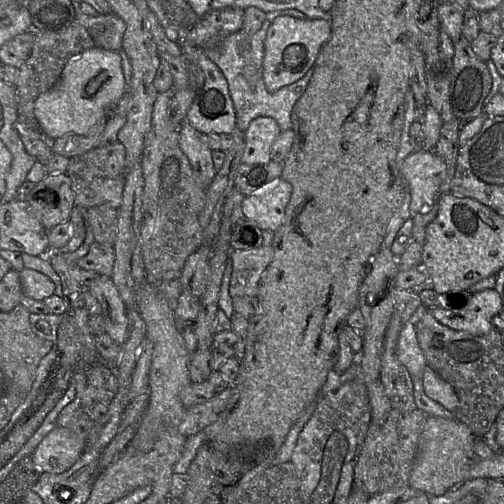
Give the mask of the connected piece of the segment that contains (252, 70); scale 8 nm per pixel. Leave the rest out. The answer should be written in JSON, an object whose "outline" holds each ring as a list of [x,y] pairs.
{"outline":[[[266,19],[245,49],[241,49],[240,31],[224,38],[219,45],[208,45],[203,49],[206,56],[217,65],[227,79],[229,93],[237,115],[237,128],[243,133],[245,133],[253,119],[261,116],[275,119],[282,131],[291,129],[292,109],[304,94],[314,74],[315,69],[311,67],[304,77],[293,84],[284,86],[273,93],[266,89],[263,80],[263,59],[265,39],[270,25],[271,21]]]}

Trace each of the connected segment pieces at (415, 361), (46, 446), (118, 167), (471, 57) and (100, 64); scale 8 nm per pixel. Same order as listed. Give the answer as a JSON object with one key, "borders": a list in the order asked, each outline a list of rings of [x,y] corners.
{"borders":[[[[421,305],[403,325],[396,350],[399,362],[406,367],[411,377],[421,379],[427,363],[418,343],[416,326],[427,310],[424,305]]],[[[54,427],[32,454],[36,470],[58,474],[68,470],[80,458],[86,445],[79,433],[65,427]]],[[[118,141],[108,146],[98,146],[84,154],[69,159],[66,174],[71,180],[74,206],[86,209],[109,205],[119,209],[125,183],[126,149]]],[[[461,38],[454,43],[453,76],[450,85],[450,104],[457,119],[462,122],[473,120],[484,112],[484,101],[491,91],[493,78],[487,63],[473,51],[471,43]]],[[[93,47],[70,60],[58,83],[34,101],[34,115],[41,129],[51,138],[85,135],[99,120],[107,117],[127,93],[127,84],[118,51]]]]}

